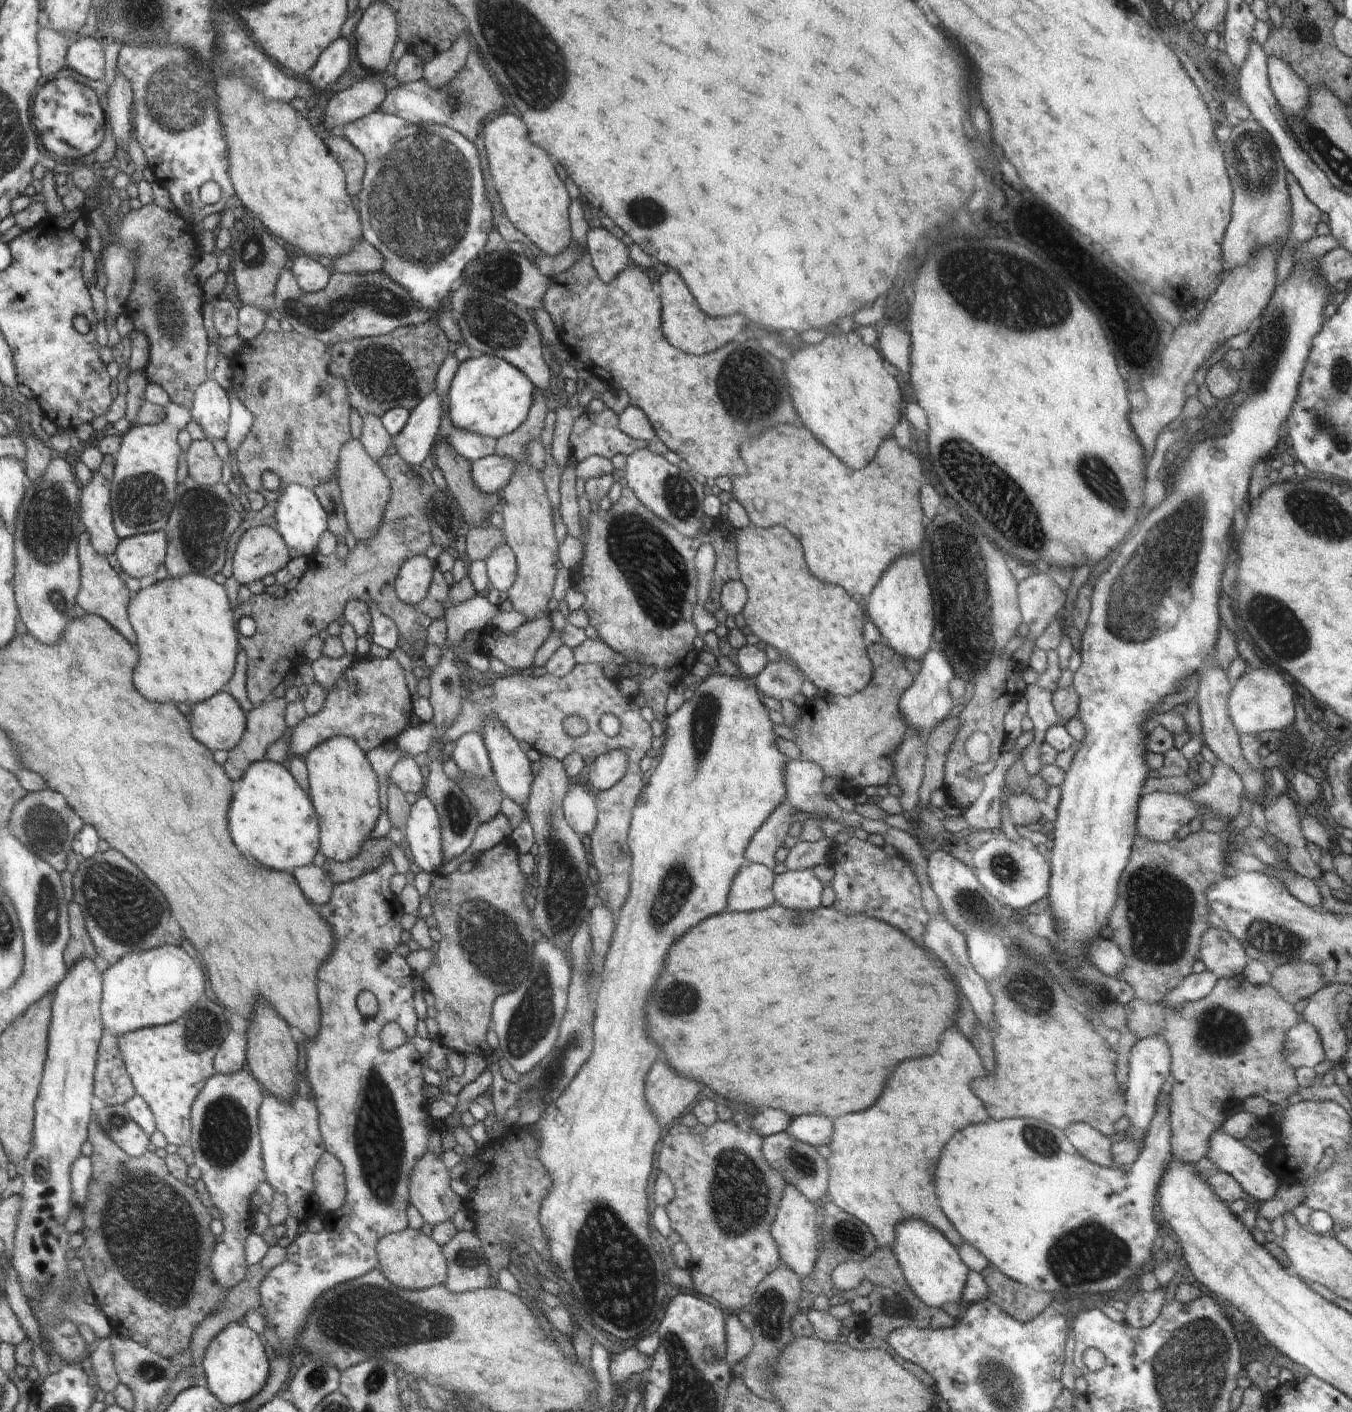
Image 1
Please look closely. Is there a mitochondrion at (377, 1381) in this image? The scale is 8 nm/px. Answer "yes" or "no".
yes

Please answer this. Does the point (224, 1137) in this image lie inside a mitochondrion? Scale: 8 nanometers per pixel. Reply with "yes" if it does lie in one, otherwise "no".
yes

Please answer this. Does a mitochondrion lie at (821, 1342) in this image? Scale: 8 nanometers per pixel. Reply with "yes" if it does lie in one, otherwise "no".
no

